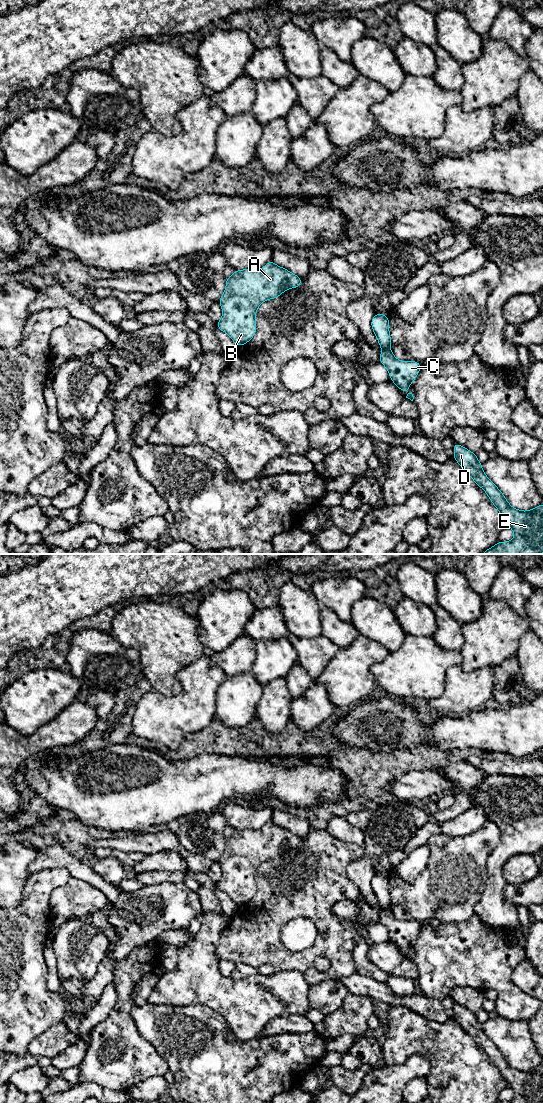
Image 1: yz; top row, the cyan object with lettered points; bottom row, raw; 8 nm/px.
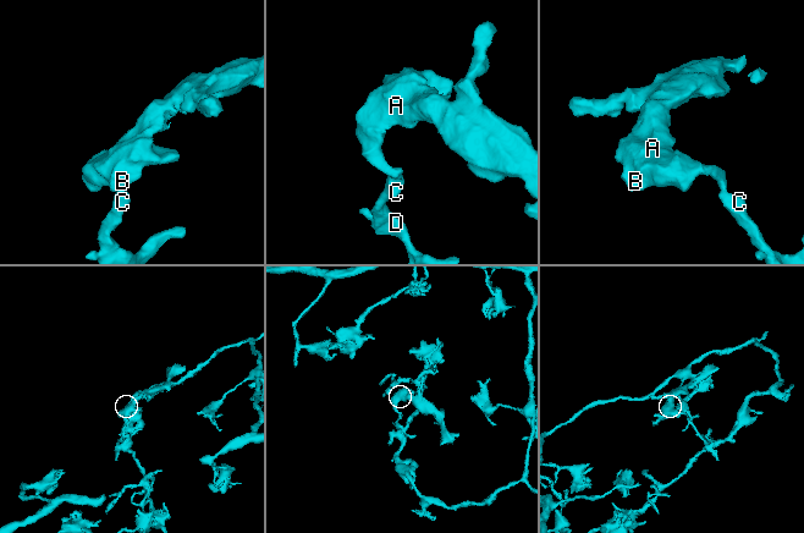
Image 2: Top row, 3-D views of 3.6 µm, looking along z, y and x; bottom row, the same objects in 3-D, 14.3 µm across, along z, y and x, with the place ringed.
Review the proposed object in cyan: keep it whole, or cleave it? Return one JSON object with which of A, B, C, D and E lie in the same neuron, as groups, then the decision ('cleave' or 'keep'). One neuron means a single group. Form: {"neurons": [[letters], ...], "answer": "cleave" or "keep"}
{"neurons": [["A", "B"], ["C", "D", "E"]], "answer": "cleave"}

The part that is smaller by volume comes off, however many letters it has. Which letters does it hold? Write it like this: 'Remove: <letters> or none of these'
Remove: A, B

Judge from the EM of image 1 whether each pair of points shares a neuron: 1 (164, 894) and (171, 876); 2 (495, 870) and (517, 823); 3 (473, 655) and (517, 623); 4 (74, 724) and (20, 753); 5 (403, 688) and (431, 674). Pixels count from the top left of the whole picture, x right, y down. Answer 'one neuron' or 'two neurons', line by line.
1: two neurons
2: one neuron
3: one neuron
4: one neuron
5: one neuron

